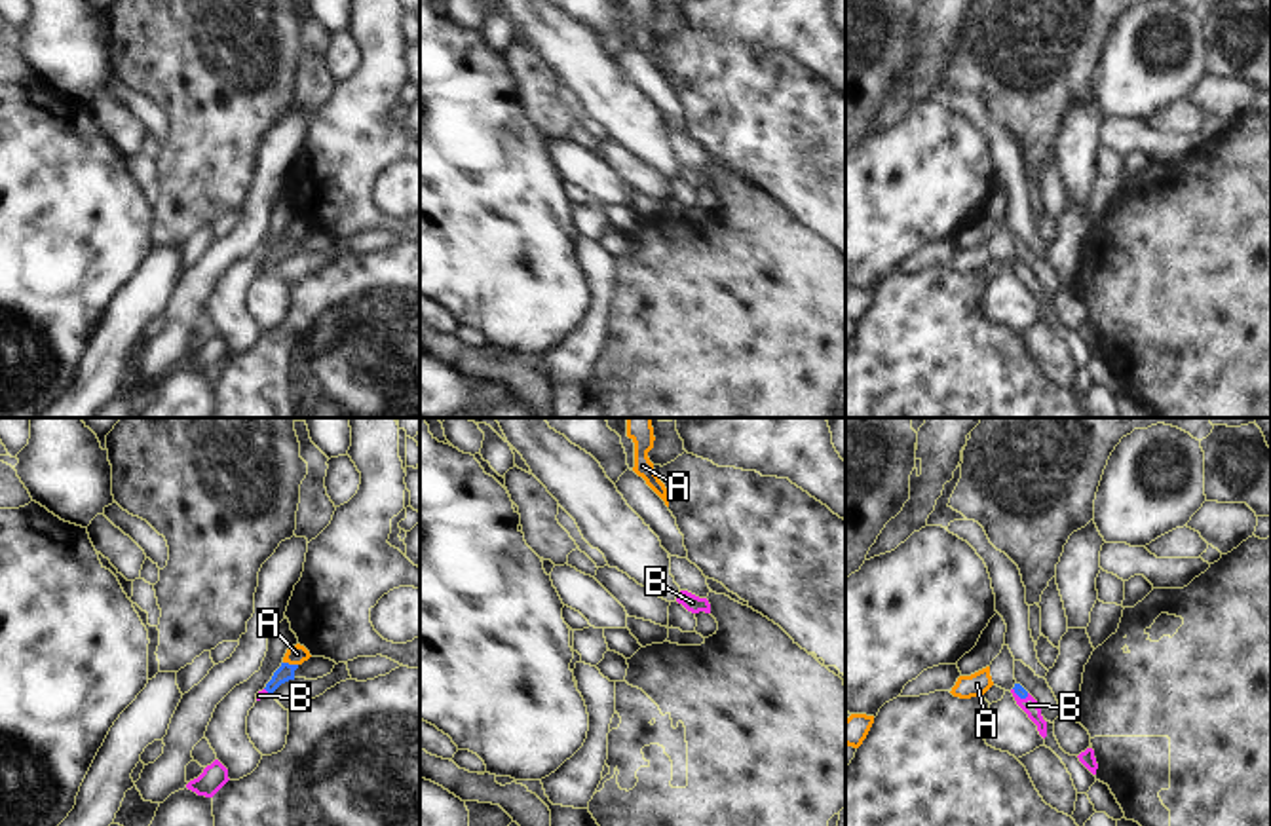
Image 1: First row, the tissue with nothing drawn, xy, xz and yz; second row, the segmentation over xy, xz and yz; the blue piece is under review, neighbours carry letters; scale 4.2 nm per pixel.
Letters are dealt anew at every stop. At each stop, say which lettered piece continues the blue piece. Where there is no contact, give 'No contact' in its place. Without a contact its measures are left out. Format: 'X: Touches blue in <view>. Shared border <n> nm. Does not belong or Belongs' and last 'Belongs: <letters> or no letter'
A: Touches blue in xy. Shared border 70 nm. Does not belong
B: Touches blue in yz. Shared border 80 nm. Belongs
Belongs: B

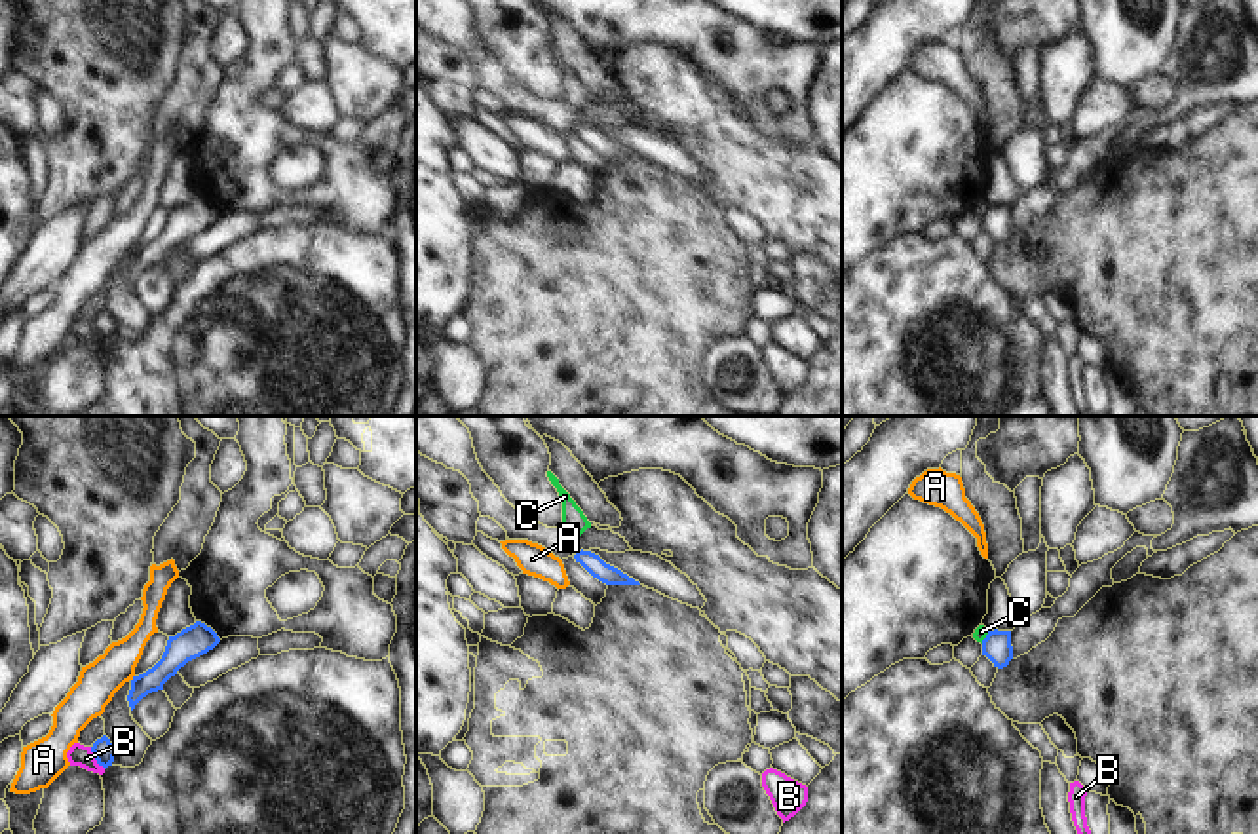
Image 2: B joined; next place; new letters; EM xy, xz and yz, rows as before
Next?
A: Touches blue in xy. Shared border 30 nm. Does not belong
B: Touches blue in xy. Shared border 120 nm. Does not belong
C: Touches blue in yz. Shared border 70 nm. Does not belong
Belongs: no letter

